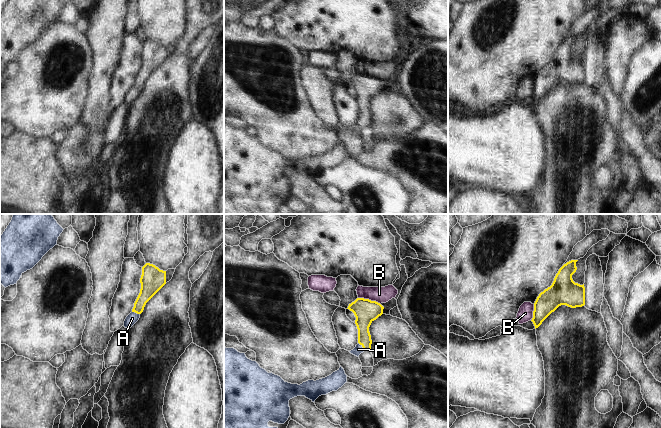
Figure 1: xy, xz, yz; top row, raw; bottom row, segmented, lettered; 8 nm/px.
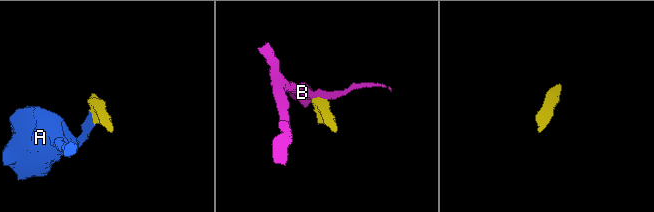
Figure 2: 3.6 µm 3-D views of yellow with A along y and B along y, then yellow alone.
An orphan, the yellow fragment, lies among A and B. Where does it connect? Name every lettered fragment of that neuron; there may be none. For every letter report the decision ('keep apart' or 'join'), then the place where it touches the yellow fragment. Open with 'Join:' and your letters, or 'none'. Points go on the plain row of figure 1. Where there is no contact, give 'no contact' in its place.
Join: A
A: join | xz (362, 122)
B: keep apart | xz (368, 75)

